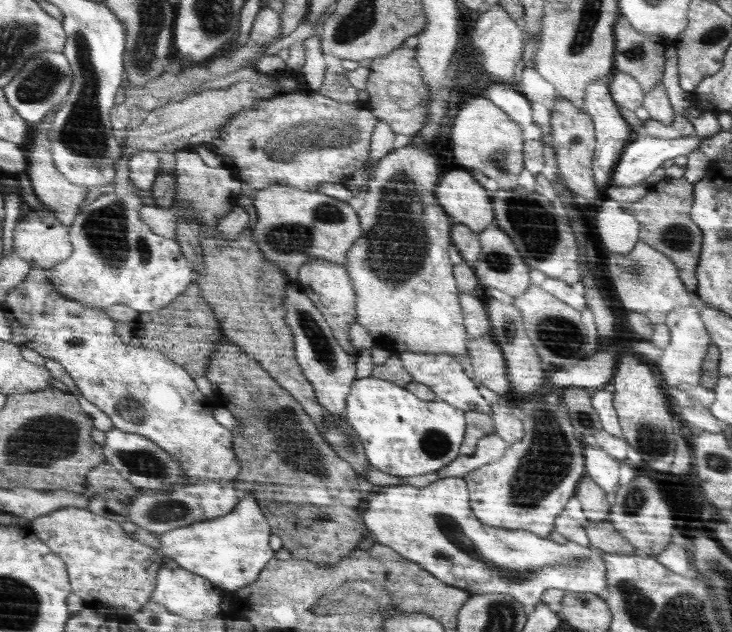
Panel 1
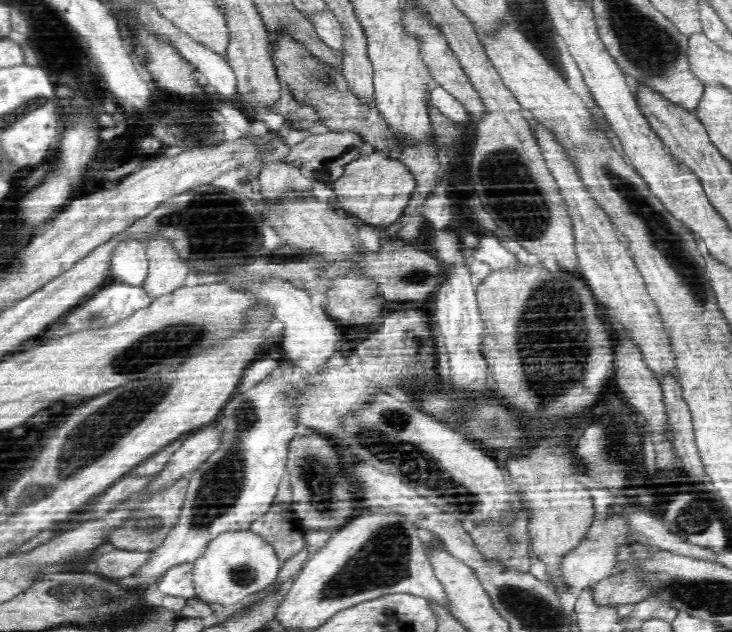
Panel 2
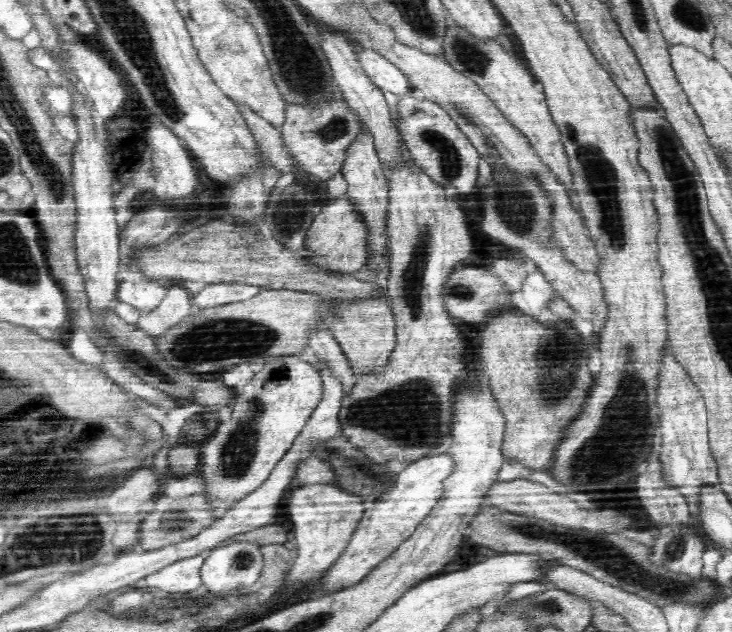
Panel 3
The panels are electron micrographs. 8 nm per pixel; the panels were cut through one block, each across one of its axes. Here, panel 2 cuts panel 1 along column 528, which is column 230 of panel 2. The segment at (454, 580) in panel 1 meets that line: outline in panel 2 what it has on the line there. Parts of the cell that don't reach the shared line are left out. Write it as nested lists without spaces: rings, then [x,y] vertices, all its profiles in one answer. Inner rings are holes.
[[[244,529],[236,532],[223,532],[211,540],[204,554],[194,560],[192,580],[196,589],[195,598],[204,603],[216,602],[223,606],[238,604],[276,582],[282,566],[275,548],[259,533]]]

